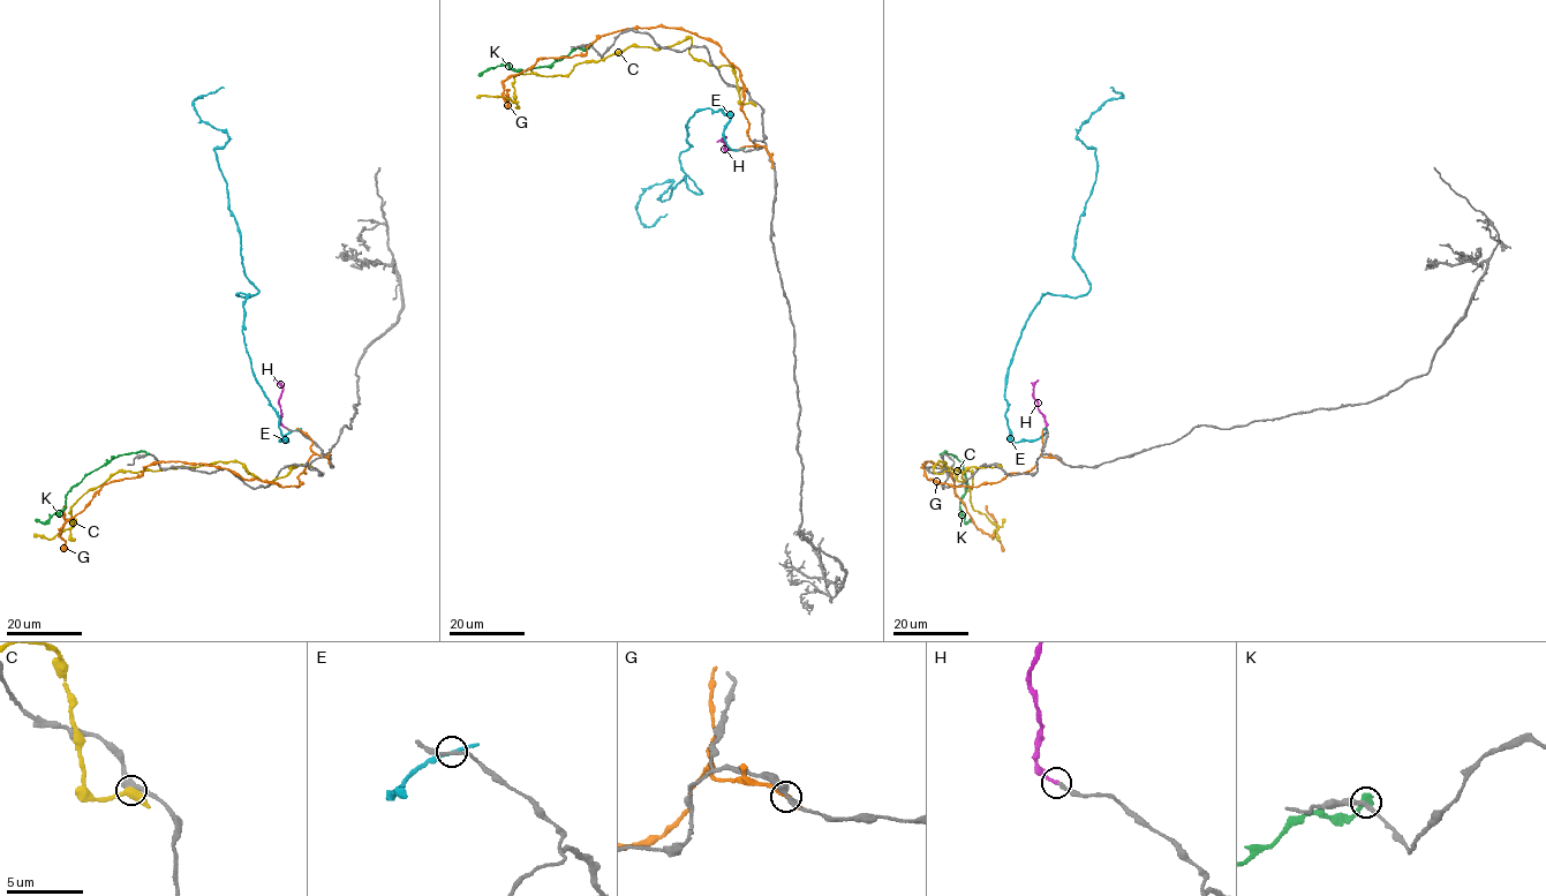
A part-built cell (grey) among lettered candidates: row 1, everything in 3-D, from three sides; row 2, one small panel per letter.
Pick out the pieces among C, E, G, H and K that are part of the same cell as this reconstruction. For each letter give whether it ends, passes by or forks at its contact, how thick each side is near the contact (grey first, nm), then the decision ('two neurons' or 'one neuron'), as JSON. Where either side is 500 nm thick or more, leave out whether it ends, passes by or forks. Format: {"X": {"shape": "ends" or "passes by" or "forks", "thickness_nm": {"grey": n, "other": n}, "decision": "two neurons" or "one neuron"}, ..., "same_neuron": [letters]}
{"C": {"shape": "passes by", "thickness_nm": {"grey": 400, "other": 440}, "decision": "two neurons"}, "E": {"shape": "passes by", "thickness_nm": {"grey": 200, "other": 240}, "decision": "two neurons"}, "G": {"shape": "ends", "thickness_nm": {"grey": 400, "other": 440}, "decision": "two neurons"}, "H": {"shape": "ends", "thickness_nm": {"grey": 220, "other": 220}, "decision": "one neuron"}, "K": {"shape": "ends", "thickness_nm": {"grey": 280, "other": 440}, "decision": "two neurons"}, "same_neuron": ["H"]}

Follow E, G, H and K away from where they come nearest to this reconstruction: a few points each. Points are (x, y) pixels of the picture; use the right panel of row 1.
E: (1046, 430), (1011, 439), (1008, 369), (1042, 296), (1090, 291), (1077, 134), (1110, 87)
G: (1061, 460), (1042, 454), (978, 487), (929, 480), (924, 464), (951, 474), (993, 535), (987, 505)
H: (1046, 428), (1045, 416), (1033, 397), (1033, 385), (1038, 379)
K: (941, 454), (951, 453), (962, 462), (967, 489), (960, 509), (966, 522), (972, 519)

